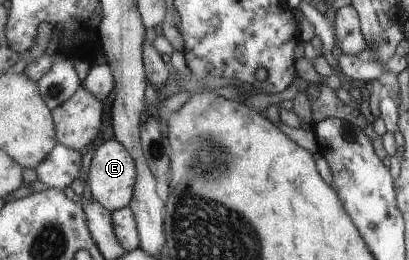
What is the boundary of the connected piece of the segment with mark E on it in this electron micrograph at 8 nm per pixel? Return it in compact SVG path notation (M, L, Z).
M118 139L99 141L91 160L88 181L93 198L108 210L116 212L130 206L135 197L136 183L137 166L135 165L135 158L130 154L127 146L124 146L124 143Z

